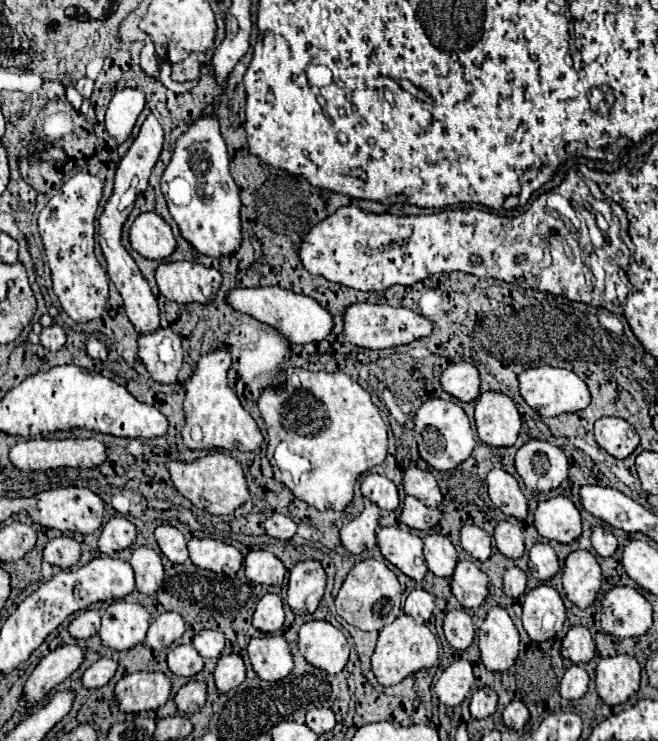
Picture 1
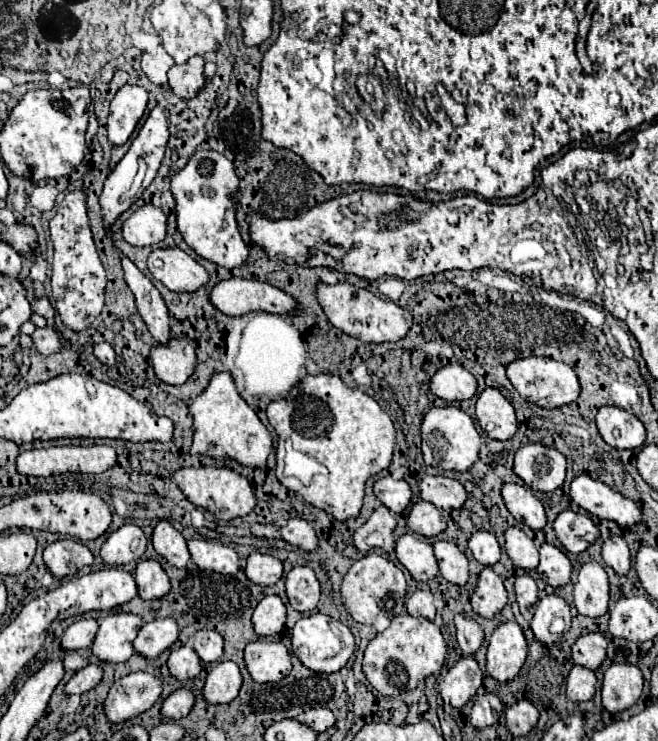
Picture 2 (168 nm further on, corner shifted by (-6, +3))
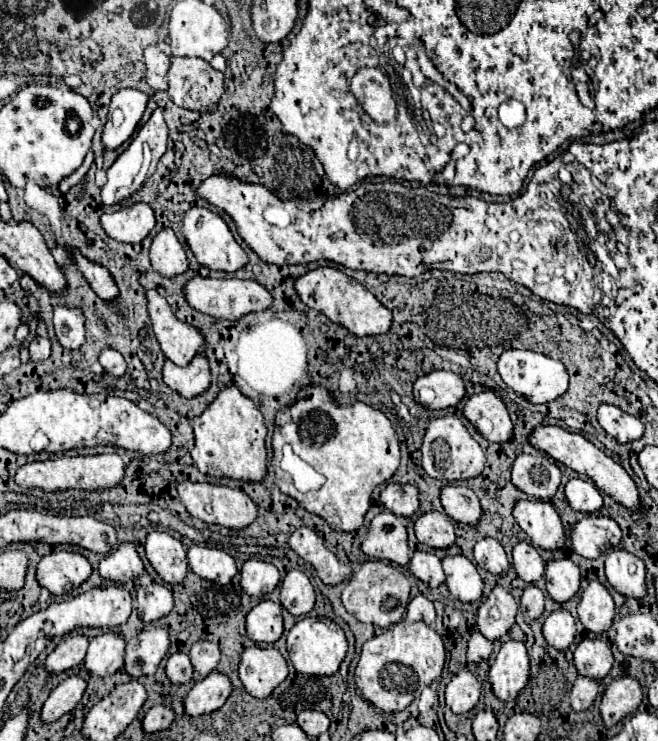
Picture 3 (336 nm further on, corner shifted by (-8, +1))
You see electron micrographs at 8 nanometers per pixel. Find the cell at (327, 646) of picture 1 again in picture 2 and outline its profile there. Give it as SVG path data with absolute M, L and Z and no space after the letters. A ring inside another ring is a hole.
M312 612L304 618L300 618L296 622L296 626L292 628L292 650L306 668L310 668L314 672L322 672L322 674L332 674L332 672L338 672L340 668L344 668L346 662L350 660L350 656L354 654L354 634L350 632L350 628L346 624L342 624L330 616Z

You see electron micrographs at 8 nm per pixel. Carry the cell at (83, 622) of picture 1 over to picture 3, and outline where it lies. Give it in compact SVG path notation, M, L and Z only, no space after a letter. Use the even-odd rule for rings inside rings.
M72 636L72 638L64 640L48 654L48 658L44 662L46 672L50 672L50 676L54 676L54 674L60 674L60 672L66 672L66 670L78 666L86 656L86 648L88 648L88 638L84 638L84 636Z

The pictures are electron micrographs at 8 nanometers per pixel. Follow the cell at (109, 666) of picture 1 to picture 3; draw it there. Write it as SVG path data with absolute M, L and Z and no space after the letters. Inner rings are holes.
M70 676L64 682L60 682L46 698L40 710L40 720L44 724L50 724L62 718L64 714L68 714L70 710L74 710L84 694L84 688L86 688L86 682L78 676Z

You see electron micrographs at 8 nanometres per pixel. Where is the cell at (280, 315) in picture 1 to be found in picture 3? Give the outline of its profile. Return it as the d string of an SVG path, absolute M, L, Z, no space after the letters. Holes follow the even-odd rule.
M194 276L184 284L184 296L186 302L196 308L198 312L204 312L214 318L224 318L224 320L240 320L242 316L258 310L266 310L272 304L270 292L260 286L256 280L238 280L238 278L204 278L204 276Z

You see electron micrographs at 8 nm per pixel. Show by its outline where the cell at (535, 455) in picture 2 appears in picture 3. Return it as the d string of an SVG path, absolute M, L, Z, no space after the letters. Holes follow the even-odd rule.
M520 454L512 466L512 484L534 498L552 498L560 486L562 472L546 456Z

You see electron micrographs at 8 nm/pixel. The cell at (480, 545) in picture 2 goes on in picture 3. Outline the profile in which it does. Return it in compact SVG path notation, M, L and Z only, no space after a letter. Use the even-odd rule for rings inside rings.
M482 538L476 542L474 560L480 568L486 568L492 574L502 574L510 568L510 562L502 544L494 538Z

